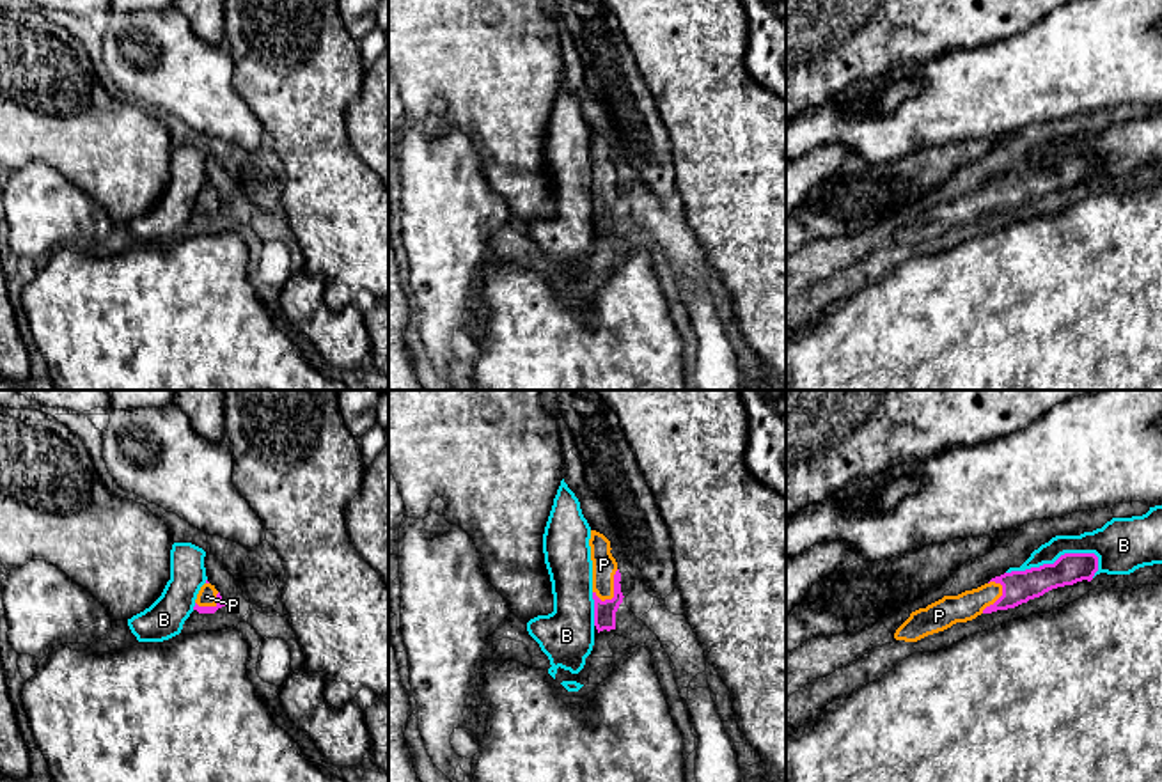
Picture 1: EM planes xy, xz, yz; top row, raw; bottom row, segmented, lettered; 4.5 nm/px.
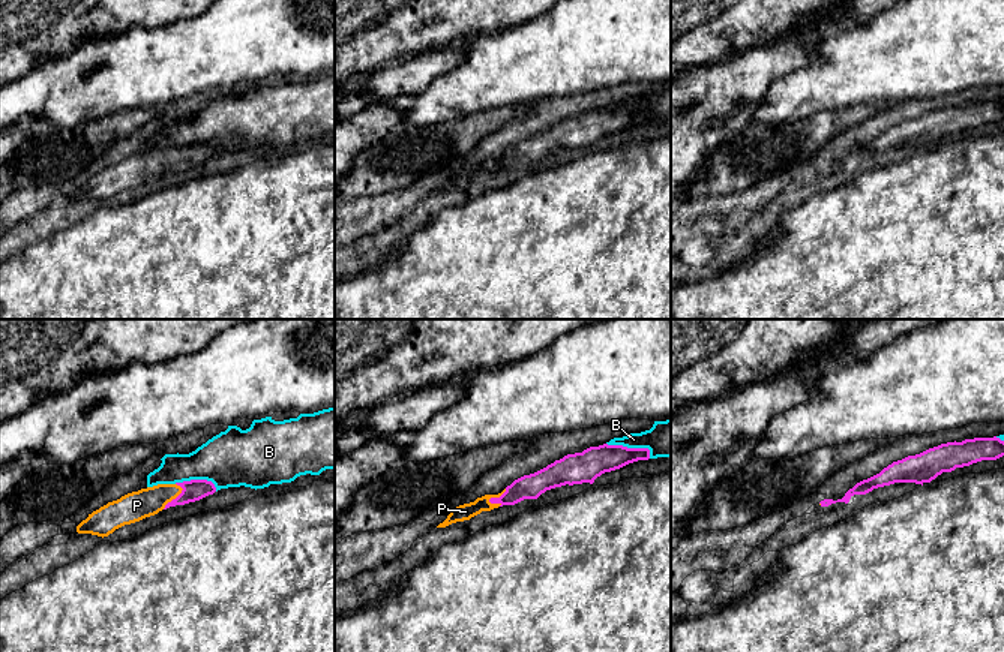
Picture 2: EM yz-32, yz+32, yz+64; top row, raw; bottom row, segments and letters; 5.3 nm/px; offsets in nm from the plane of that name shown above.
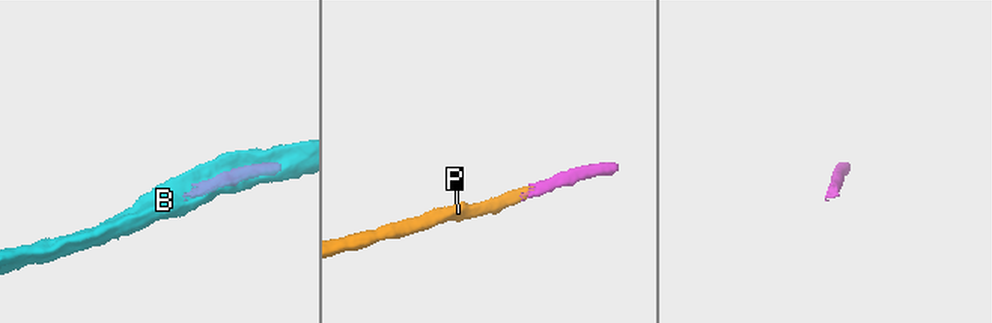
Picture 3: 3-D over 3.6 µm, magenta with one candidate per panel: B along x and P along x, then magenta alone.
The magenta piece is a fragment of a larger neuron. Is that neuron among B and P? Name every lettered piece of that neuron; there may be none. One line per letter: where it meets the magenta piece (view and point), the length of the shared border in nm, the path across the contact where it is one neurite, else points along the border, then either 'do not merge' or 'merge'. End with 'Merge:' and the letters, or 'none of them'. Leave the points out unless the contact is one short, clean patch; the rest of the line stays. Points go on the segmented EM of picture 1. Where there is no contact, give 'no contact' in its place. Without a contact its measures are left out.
B: meets magenta in yz at (1054, 563); contact 440 nm long; do not merge
P: meets magenta in xz at (614, 589); contact 170 nm long; runs through xz (605, 610), (605, 603), (614, 589), (605, 580), (604, 564); merge
Merge: P

